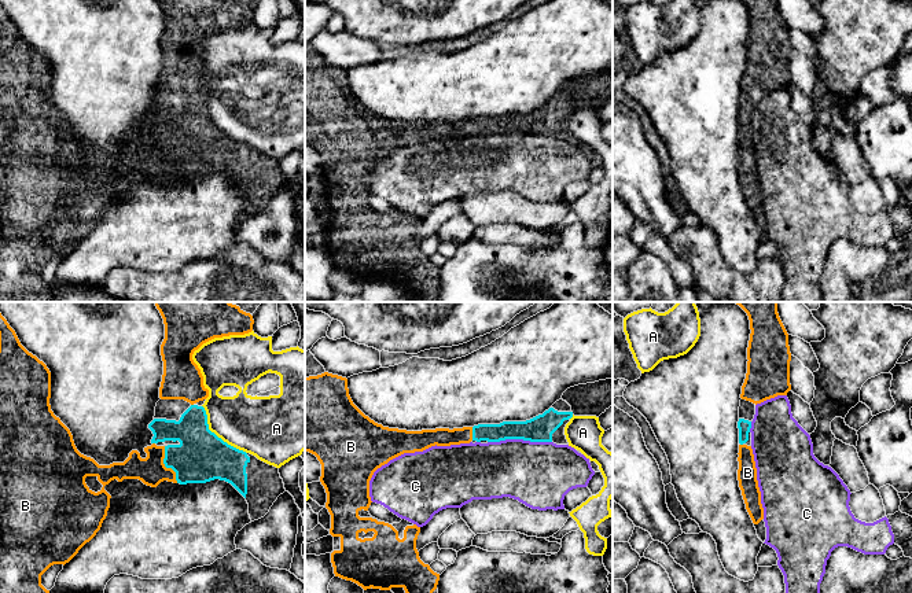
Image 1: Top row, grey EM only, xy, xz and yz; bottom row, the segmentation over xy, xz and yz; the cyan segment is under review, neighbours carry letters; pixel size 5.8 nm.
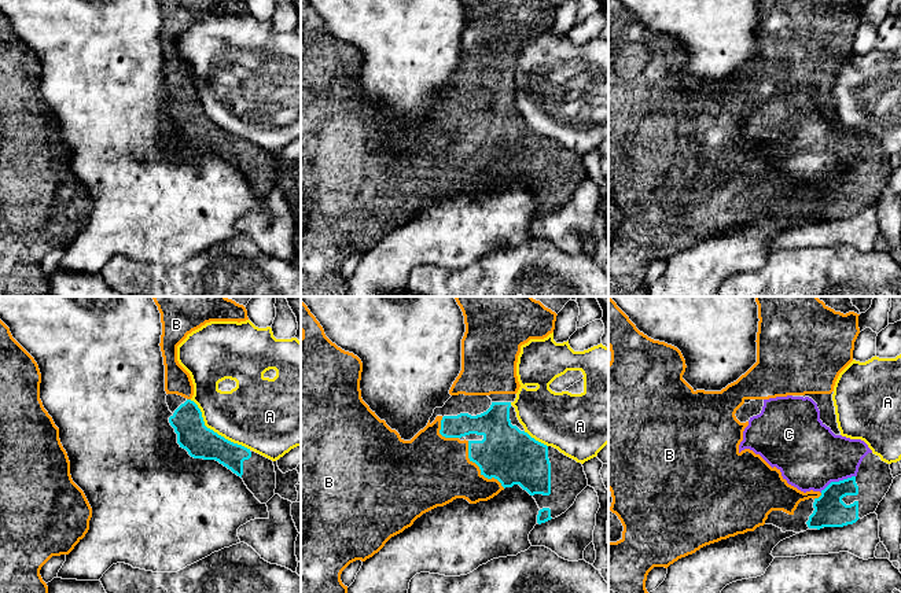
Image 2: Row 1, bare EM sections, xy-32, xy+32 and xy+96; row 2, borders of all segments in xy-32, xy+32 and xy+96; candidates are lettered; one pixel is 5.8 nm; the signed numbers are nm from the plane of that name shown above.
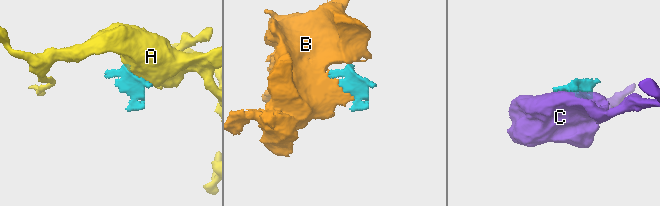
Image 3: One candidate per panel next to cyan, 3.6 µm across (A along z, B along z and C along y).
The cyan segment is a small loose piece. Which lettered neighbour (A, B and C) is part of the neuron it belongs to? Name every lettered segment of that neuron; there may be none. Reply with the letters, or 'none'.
B

